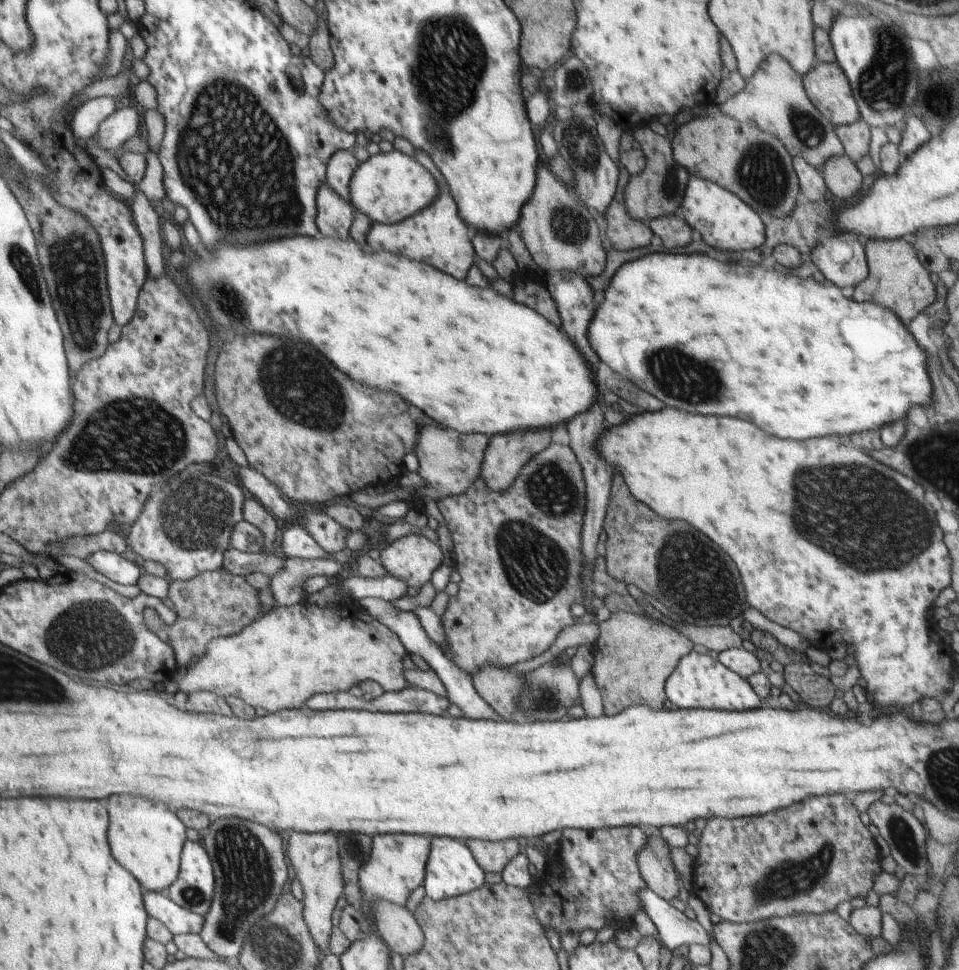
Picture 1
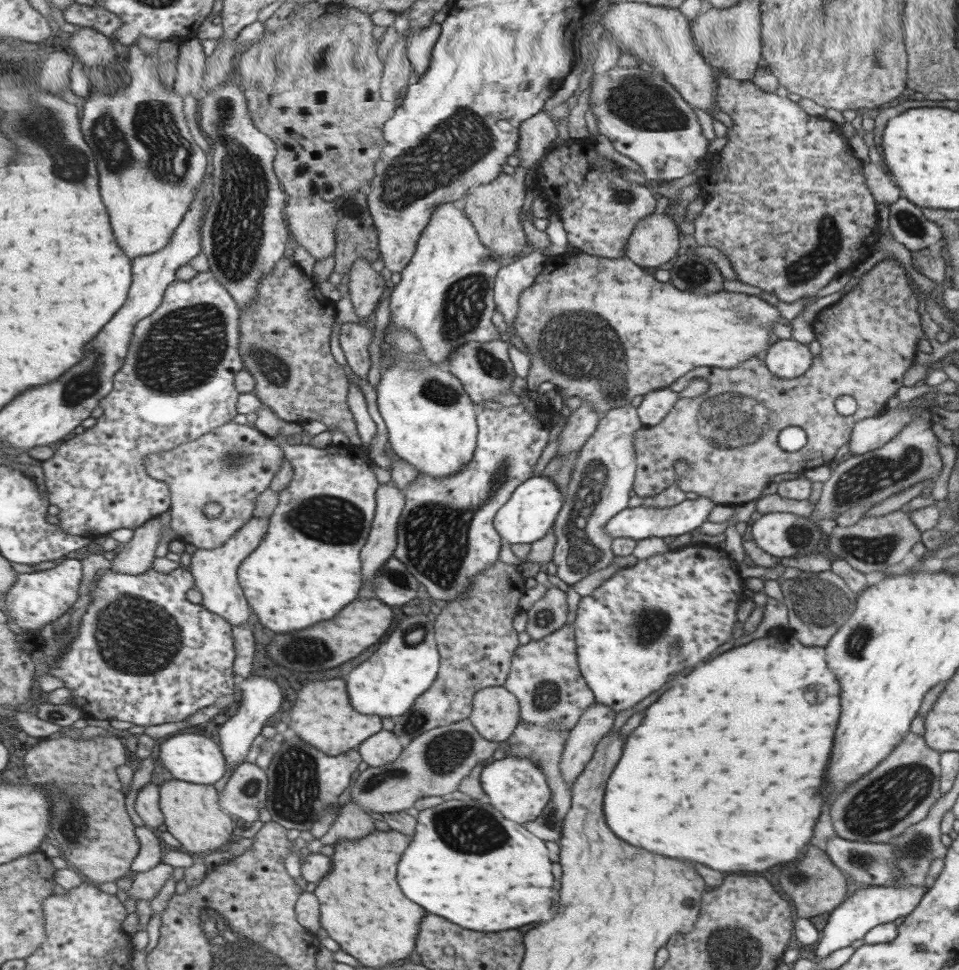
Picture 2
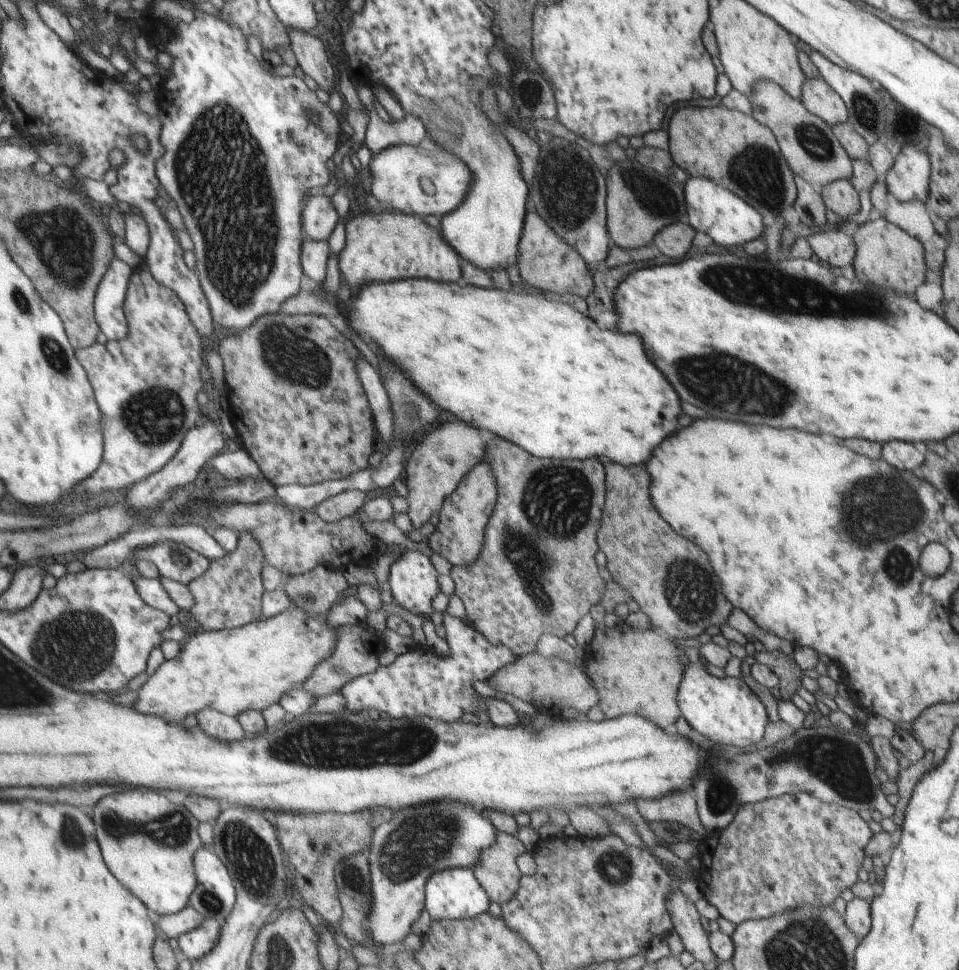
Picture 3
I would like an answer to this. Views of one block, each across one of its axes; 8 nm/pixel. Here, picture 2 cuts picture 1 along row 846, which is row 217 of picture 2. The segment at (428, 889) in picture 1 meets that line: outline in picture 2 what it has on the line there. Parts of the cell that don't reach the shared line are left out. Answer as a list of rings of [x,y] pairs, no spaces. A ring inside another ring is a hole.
[[[443,203],[433,210],[427,229],[416,243],[411,262],[402,270],[400,280],[389,294],[390,319],[387,326],[393,330],[409,328],[421,342],[422,353],[434,363],[447,363],[449,354],[457,347],[472,342],[490,342],[498,339],[498,331],[491,323],[491,314],[495,310],[492,288],[496,273],[507,263],[513,263],[519,256],[507,259],[492,259],[488,248],[481,244],[479,234],[472,221],[465,216],[460,203]]]

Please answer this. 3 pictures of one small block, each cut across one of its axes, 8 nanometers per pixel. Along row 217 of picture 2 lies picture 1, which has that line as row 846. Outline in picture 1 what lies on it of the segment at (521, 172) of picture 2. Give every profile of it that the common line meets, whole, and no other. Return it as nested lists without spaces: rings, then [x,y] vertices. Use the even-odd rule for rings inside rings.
[[[484,838],[464,840],[484,872],[501,872],[517,854],[517,839],[509,838],[500,841],[486,841]]]

